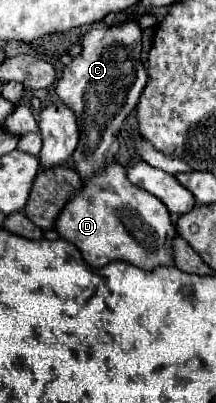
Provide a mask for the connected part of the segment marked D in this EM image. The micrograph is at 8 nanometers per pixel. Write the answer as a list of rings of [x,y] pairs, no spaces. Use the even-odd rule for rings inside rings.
[[[121,164],[99,170],[95,178],[85,182],[81,194],[75,194],[59,214],[57,232],[63,240],[73,242],[81,250],[83,260],[93,268],[103,268],[111,262],[127,262],[143,270],[173,264],[173,240],[177,230],[169,210],[159,198],[133,186]]]

